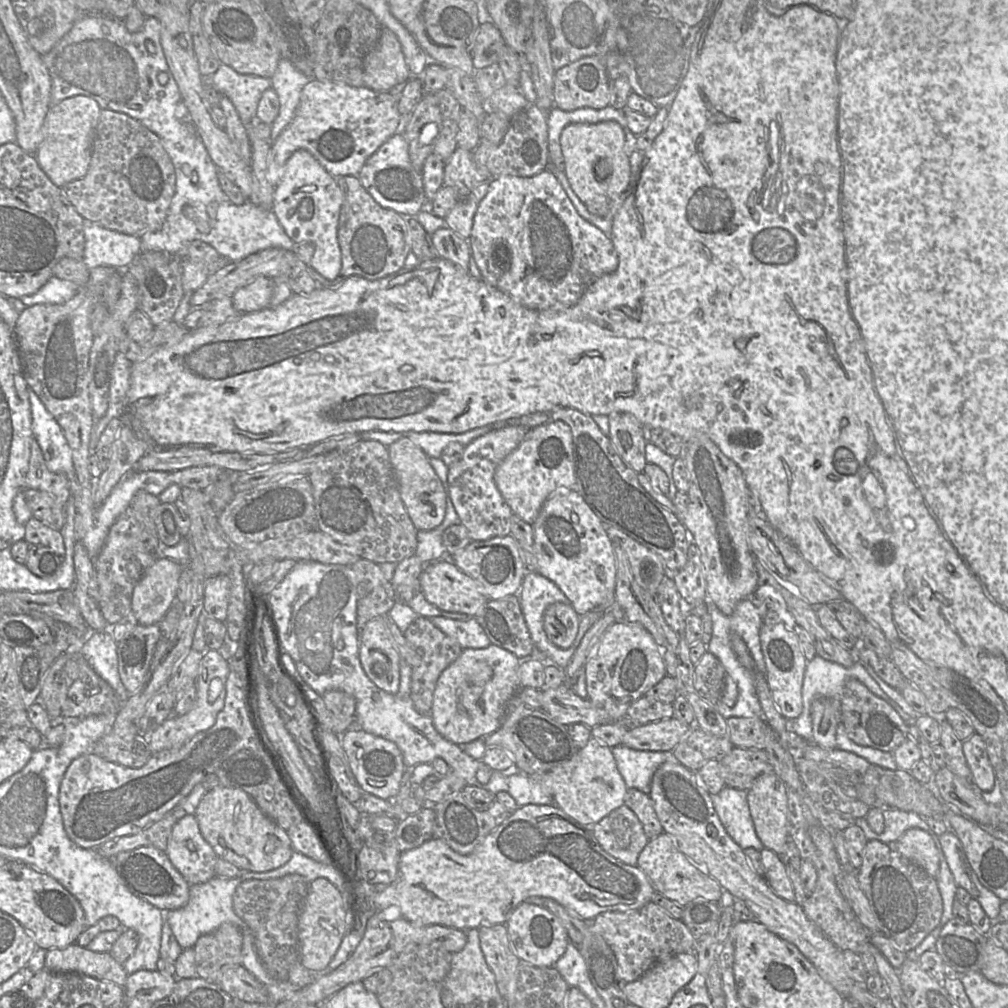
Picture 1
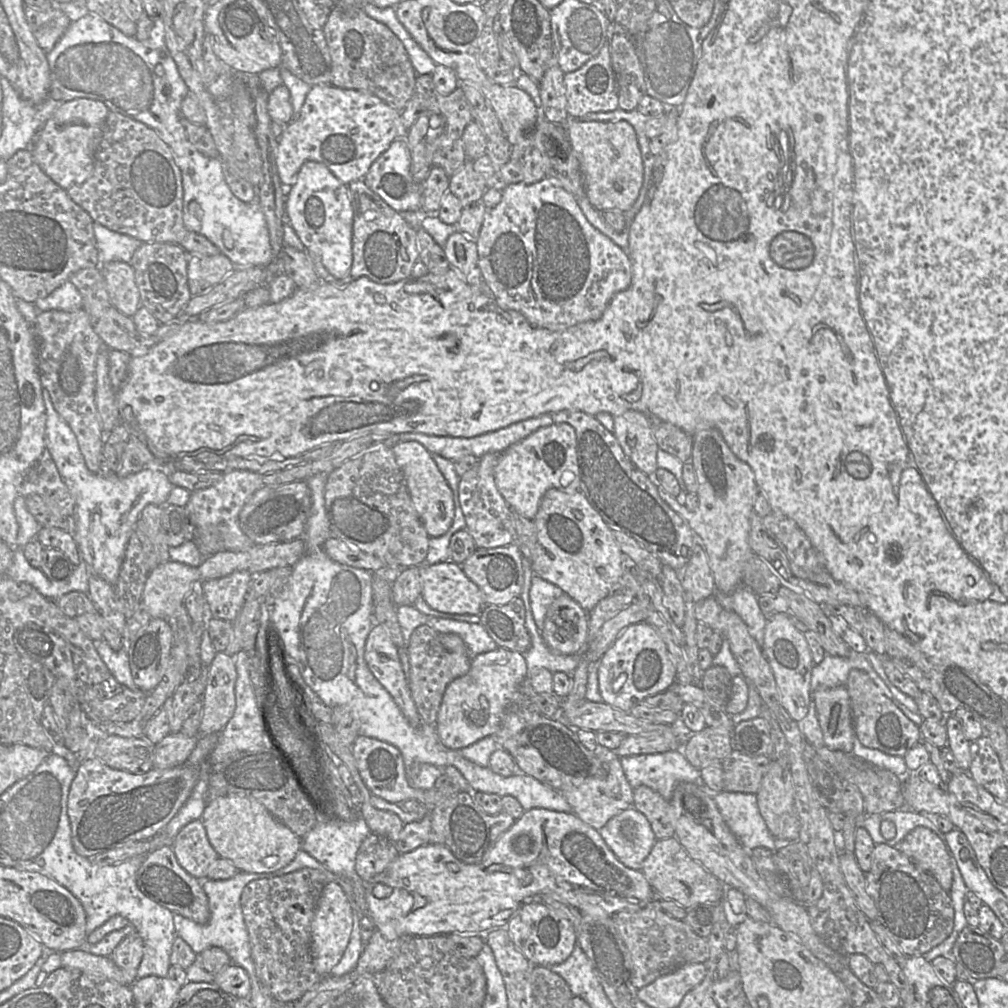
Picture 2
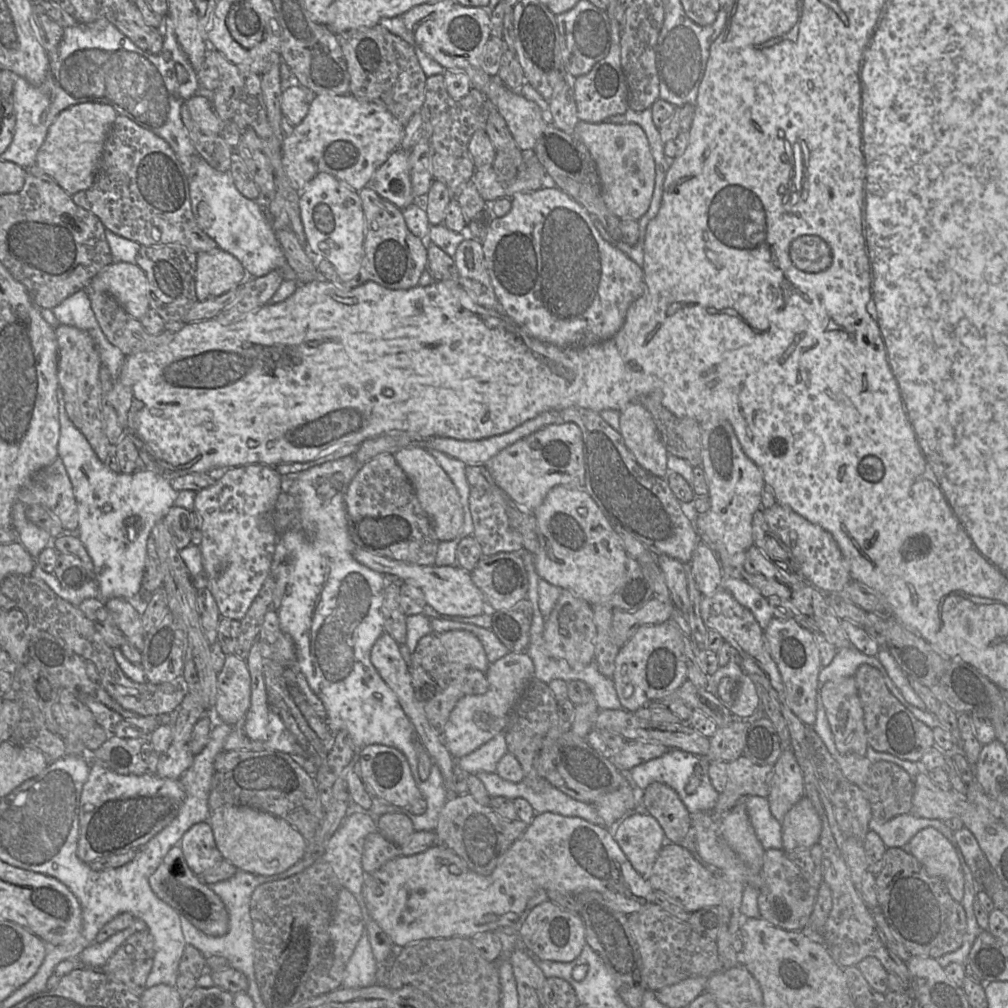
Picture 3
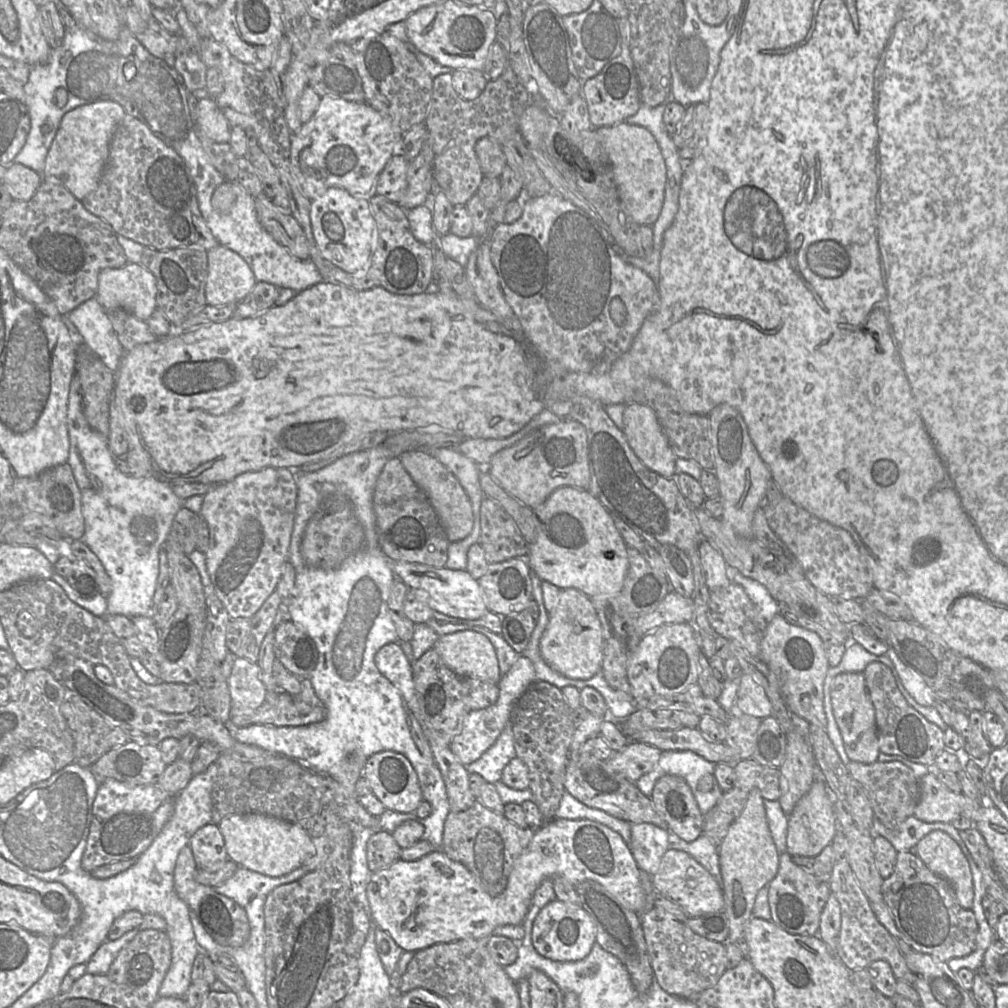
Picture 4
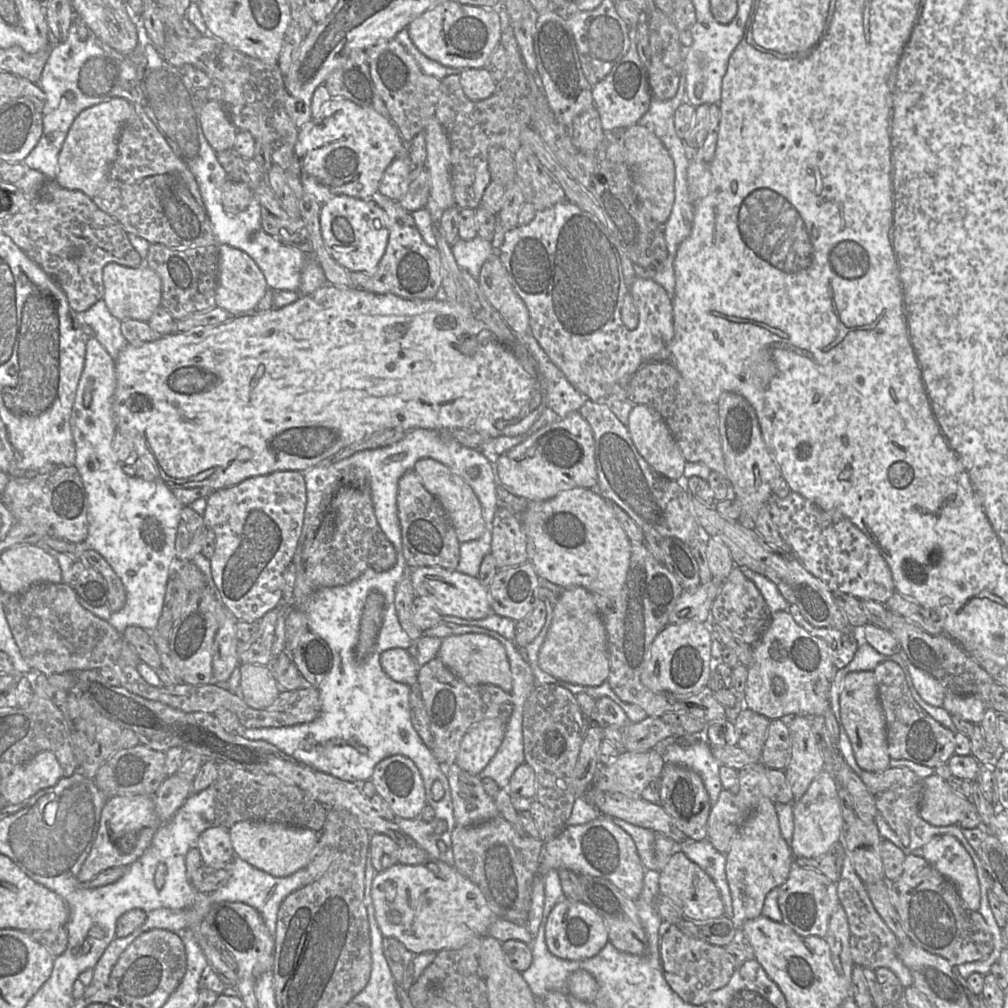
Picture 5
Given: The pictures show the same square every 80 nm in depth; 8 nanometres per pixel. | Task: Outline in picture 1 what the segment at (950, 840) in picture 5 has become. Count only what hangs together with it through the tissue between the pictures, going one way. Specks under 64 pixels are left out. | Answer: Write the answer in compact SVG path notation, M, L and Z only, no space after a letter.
M922 829L907 830L897 841L897 851L936 878L941 860L931 833Z

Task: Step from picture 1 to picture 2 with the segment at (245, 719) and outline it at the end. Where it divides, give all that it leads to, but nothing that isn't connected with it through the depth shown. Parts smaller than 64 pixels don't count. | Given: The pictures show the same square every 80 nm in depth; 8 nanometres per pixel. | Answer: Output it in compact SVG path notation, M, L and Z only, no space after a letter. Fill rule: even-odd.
M239 651L236 655L231 655L234 658L237 670L237 680L235 683L235 700L236 708L232 718L226 726L218 733L217 743L209 755L208 761L212 765L222 762L226 757L235 752L240 751L271 751L271 743L267 736L267 712L265 705L260 706L257 702L254 687L249 677L248 658L244 652ZM96 757L82 760L71 783L67 811L75 851L90 858L128 843L149 840L159 834L189 798L199 768L184 763L144 774L113 769Z

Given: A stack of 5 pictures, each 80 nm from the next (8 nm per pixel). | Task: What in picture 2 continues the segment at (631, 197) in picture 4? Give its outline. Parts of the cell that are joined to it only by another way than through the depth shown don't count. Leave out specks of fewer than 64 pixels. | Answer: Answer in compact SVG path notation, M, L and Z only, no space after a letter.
M569 118L565 124L583 174L585 194L600 211L628 211L637 201L644 182L644 160L633 126L626 121L583 121Z

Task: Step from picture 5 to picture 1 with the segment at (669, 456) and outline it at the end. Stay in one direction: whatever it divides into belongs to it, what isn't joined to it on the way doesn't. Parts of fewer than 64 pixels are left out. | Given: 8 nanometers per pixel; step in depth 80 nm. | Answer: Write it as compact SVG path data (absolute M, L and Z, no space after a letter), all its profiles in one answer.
M612 413L608 417L608 437L614 449L631 469L643 473L648 463L645 457L646 427L628 413Z

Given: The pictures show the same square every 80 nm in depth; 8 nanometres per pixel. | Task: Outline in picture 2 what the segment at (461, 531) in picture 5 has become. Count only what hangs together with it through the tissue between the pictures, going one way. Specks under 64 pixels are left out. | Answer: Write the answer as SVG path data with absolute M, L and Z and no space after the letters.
M405 440L392 446L413 503L430 537L439 537L447 533L454 519L453 493L444 476L437 467L431 453L419 442Z

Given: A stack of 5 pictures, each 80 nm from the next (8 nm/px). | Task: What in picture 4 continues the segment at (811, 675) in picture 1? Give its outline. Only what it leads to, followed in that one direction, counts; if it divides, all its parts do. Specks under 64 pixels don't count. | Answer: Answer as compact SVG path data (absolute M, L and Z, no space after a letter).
M848 639L847 648L840 663L837 666L830 667L828 669L823 683L825 713L829 722L830 730L834 736L837 750L845 765L847 765L851 760L846 754L842 736L833 715L830 698L831 687L833 680L837 675L849 672L862 673L865 668L872 662L881 662L893 670L893 663L885 655L874 655L857 643L849 643Z

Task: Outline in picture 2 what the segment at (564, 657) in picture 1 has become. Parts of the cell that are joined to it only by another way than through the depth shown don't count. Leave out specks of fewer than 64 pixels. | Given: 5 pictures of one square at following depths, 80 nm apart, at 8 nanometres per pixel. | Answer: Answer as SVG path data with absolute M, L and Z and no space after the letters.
M534 575L529 592L530 607L535 624L540 632L544 628L546 613L551 603L563 594L558 586Z

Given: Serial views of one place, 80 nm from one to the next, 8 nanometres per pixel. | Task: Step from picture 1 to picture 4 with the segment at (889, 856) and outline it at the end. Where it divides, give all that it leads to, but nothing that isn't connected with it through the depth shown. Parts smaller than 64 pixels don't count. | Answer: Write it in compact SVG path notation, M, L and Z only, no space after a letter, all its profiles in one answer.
M898 852L894 870L883 880L881 892L896 928L913 951L948 962L952 958L968 956L976 950L978 923L974 912L963 908L952 884L933 873L918 856Z

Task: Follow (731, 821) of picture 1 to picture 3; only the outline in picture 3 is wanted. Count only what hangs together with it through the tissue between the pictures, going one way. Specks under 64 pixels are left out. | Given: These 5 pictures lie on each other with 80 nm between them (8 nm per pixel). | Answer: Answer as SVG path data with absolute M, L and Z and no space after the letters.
M748 796L743 799L755 834L765 850L782 850L782 825L772 815L767 798Z

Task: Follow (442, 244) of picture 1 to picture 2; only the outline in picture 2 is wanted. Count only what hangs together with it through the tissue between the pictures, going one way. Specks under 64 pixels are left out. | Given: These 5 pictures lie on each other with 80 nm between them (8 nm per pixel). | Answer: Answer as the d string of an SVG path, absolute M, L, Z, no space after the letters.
M457 231L448 237L442 249L452 268L468 284L490 295L478 265L478 251L475 239L469 239Z

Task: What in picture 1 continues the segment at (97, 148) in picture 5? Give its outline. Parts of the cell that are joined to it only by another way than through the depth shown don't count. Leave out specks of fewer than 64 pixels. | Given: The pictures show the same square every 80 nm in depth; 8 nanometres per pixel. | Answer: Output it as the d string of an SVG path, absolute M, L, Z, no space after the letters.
M82 95L65 99L51 106L45 118L42 139L34 157L43 172L57 187L62 188L87 174L101 110L95 100Z

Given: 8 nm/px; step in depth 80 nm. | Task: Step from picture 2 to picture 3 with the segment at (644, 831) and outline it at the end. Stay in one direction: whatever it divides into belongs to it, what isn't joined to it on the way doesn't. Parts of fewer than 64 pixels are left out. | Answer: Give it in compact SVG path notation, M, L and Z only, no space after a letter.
M633 812L627 814L608 829L612 837L618 843L633 868L643 877L648 877L658 853L666 843L672 843L665 839L665 834L659 822L647 813Z

